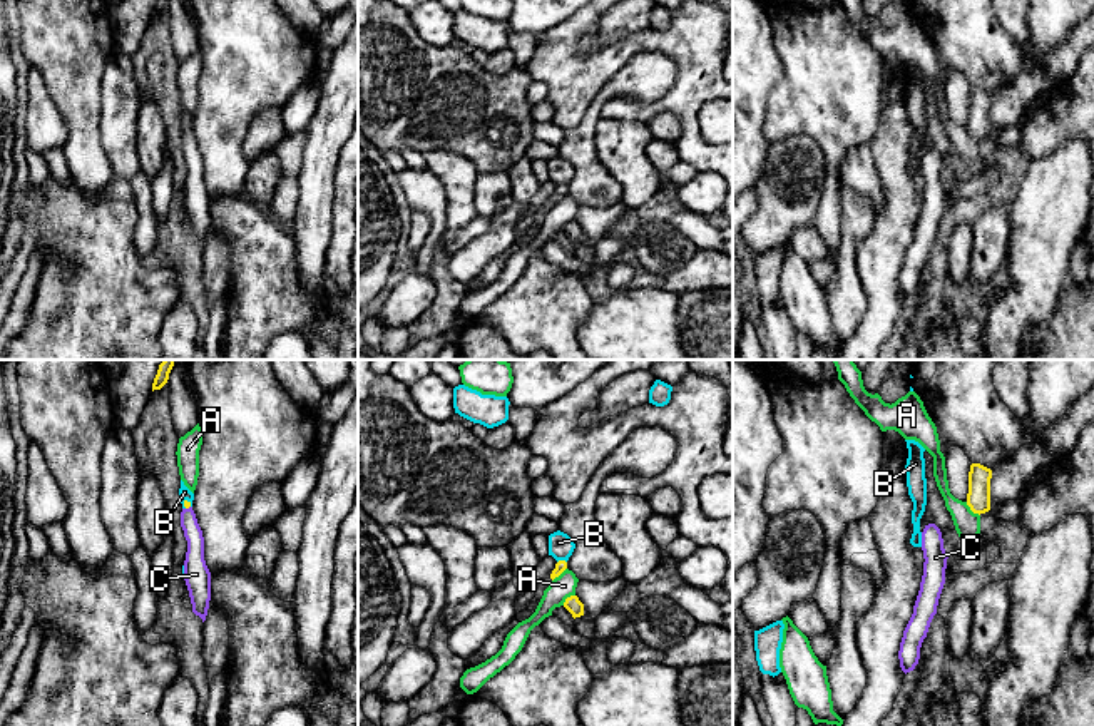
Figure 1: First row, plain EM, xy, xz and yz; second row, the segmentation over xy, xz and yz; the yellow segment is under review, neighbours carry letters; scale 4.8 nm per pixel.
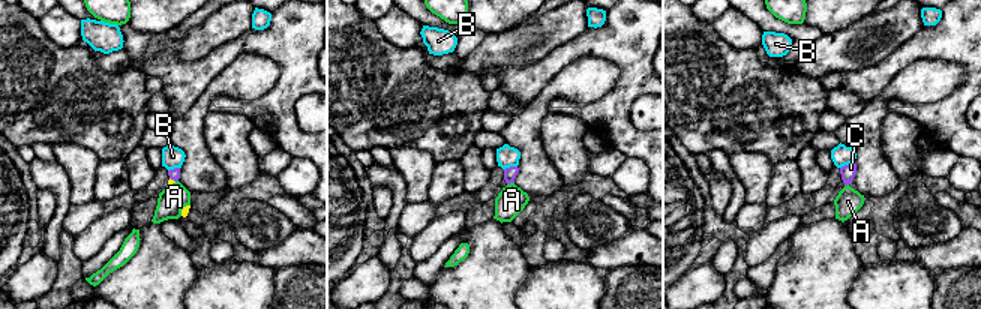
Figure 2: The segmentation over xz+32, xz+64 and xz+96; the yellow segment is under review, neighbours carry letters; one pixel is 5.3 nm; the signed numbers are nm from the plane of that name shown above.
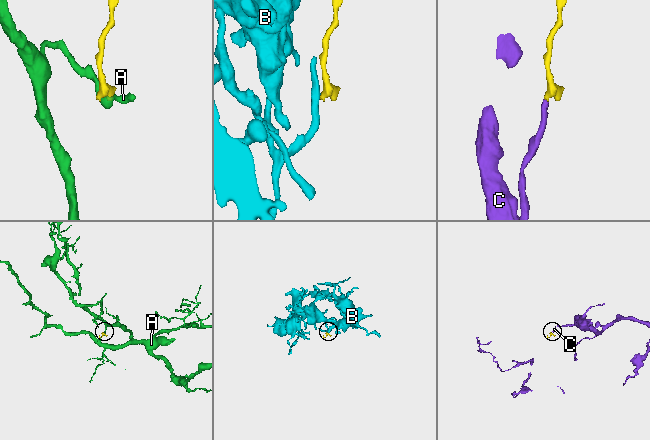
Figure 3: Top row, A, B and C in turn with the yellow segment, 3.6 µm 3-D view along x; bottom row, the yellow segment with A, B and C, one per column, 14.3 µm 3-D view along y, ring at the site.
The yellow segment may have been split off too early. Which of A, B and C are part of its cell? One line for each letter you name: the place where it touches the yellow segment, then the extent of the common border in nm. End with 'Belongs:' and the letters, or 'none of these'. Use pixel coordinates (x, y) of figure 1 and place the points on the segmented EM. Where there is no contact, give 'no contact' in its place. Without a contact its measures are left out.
C: contact xy (188, 507); length 30 nm
Belongs: C

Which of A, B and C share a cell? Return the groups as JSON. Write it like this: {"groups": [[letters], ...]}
{"groups": [["A"], ["B"], ["C"]]}

